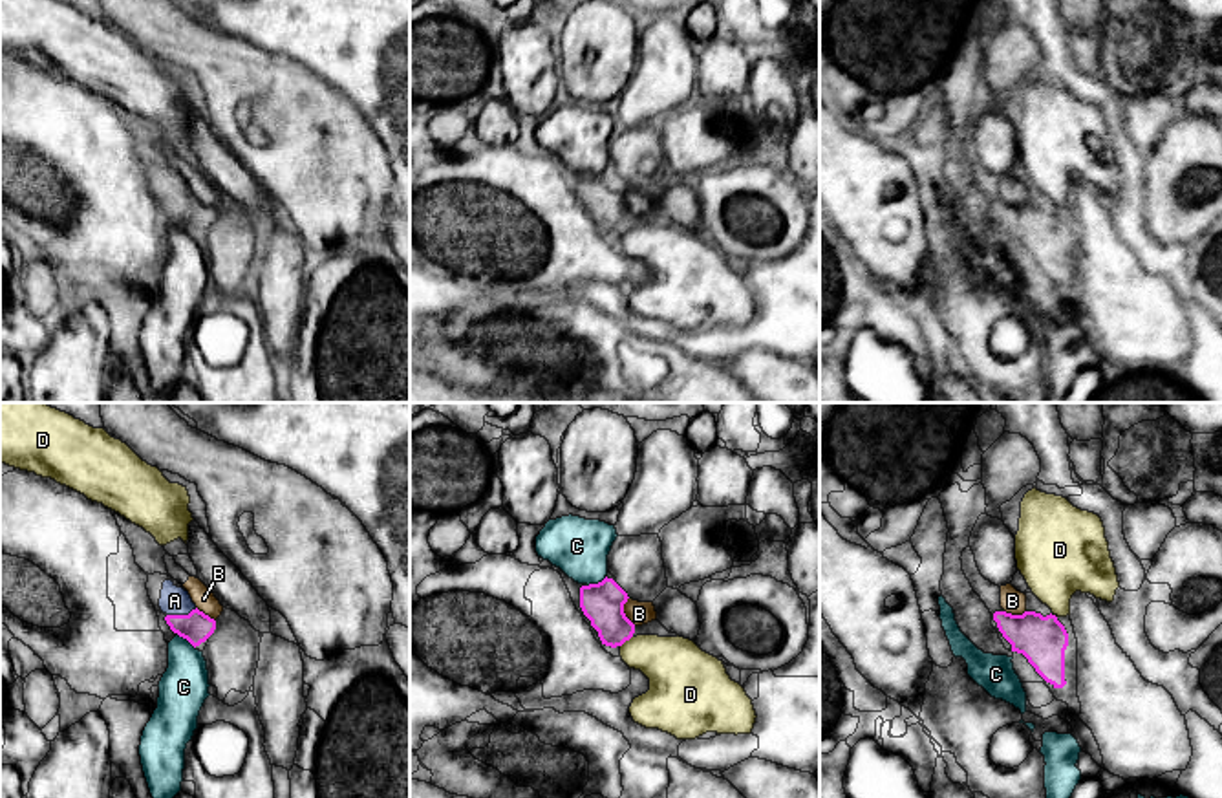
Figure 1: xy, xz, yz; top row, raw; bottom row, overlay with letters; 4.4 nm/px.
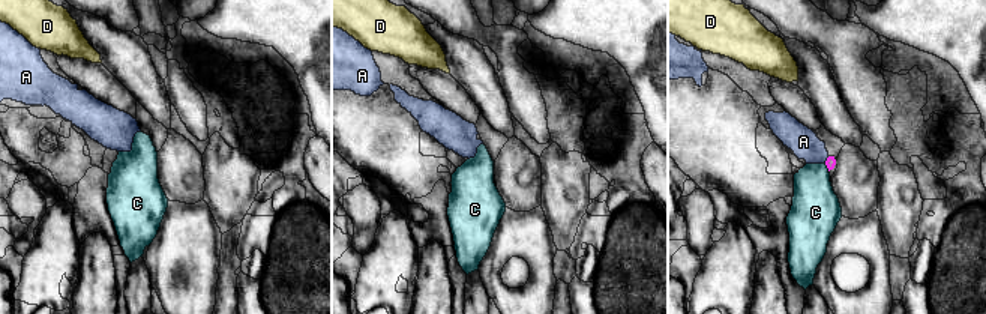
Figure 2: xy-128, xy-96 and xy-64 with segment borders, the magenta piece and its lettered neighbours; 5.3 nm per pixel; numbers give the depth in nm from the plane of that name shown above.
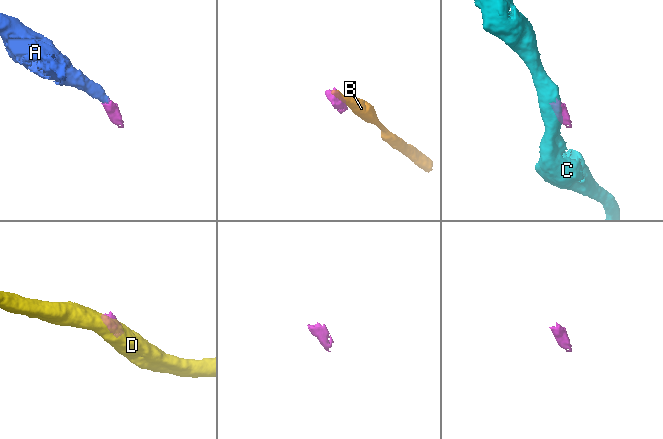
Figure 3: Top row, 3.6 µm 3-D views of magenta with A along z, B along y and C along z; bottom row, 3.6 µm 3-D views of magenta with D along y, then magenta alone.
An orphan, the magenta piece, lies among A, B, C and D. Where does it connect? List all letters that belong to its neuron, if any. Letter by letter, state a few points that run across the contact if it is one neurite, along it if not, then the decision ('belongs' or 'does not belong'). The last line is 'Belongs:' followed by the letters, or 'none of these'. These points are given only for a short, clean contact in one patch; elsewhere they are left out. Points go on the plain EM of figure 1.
A: xy (196, 216), (182, 205), (174, 191) | belongs
B: xz (628, 187), (624, 204), (635, 215) | does not belong
C: xz (606, 167), (588, 176) | does not belong
D: xz (632, 226), (621, 237) | does not belong
Belongs: A

